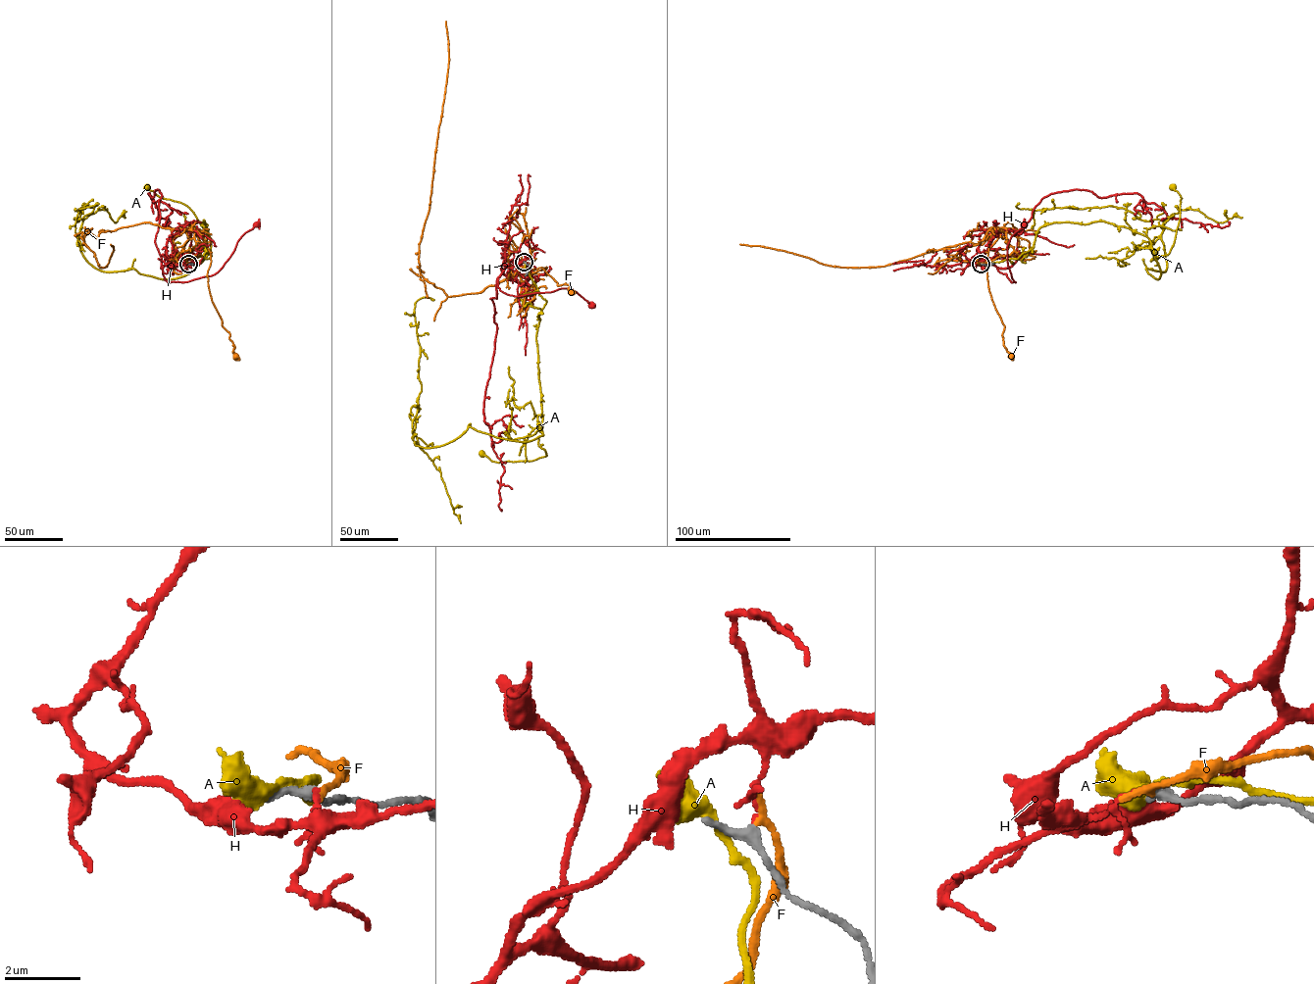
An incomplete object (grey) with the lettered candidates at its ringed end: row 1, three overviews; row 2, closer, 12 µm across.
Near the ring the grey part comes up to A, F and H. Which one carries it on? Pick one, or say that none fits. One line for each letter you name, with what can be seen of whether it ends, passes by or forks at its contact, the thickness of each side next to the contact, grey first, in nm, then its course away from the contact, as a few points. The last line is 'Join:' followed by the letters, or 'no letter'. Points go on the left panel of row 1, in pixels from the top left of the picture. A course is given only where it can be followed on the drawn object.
Join: no letter

